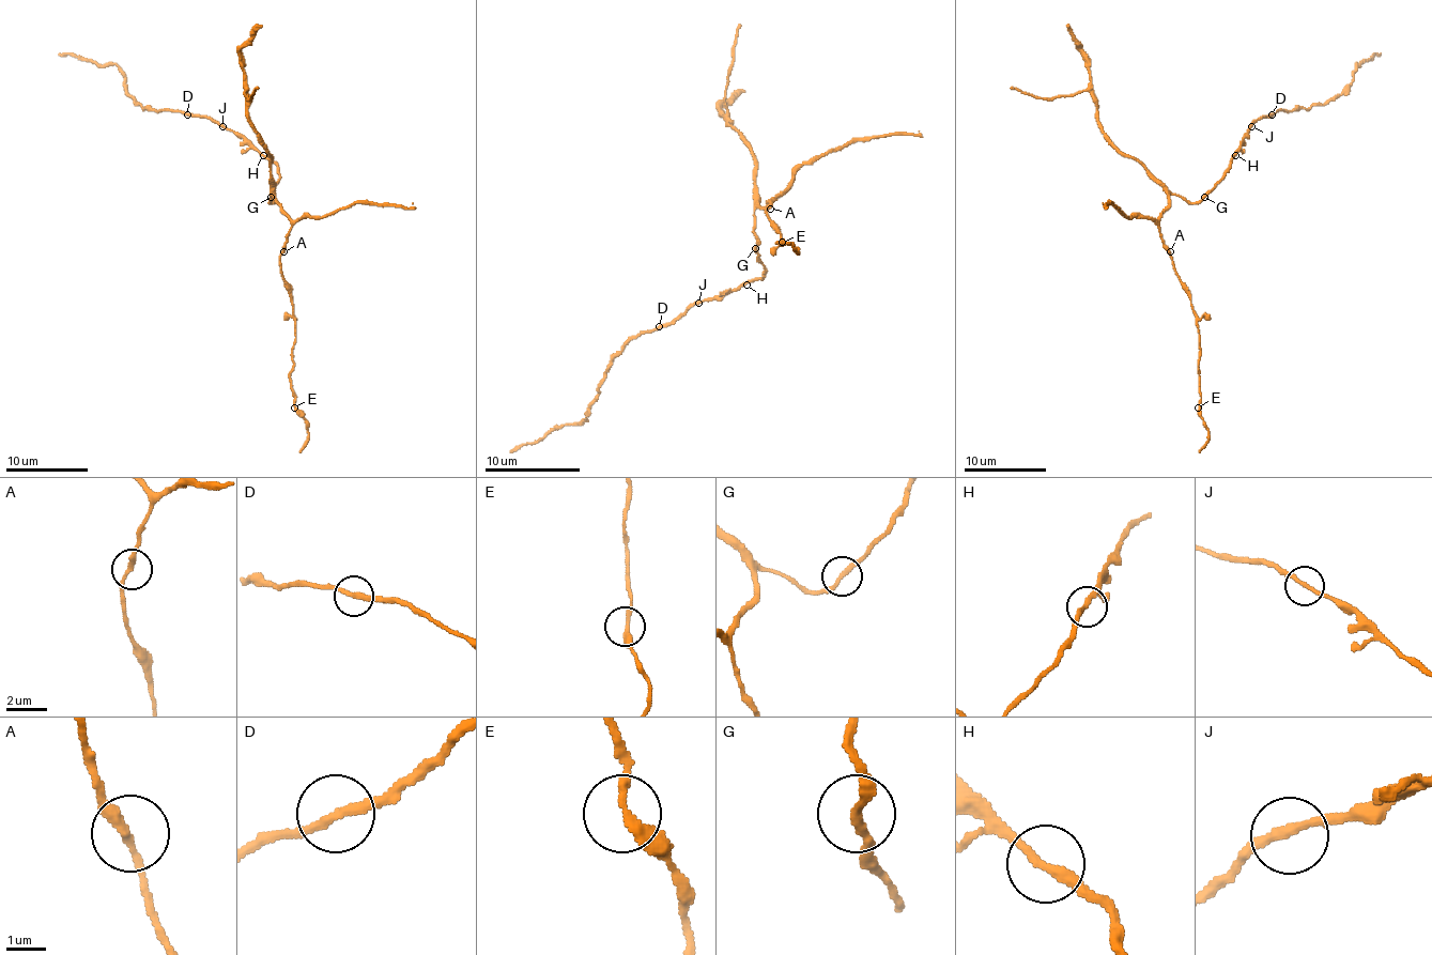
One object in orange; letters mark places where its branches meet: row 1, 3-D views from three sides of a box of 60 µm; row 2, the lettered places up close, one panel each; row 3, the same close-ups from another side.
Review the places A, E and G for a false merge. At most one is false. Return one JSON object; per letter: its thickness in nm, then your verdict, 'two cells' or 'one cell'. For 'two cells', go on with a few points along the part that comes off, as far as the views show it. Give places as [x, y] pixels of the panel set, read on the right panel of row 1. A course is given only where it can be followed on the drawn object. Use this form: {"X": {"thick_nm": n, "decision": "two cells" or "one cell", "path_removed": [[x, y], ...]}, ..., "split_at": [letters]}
{"A": {"thick_nm": 240, "decision": "one cell"}, "E": {"thick_nm": 240, "decision": "one cell"}, "G": {"thick_nm": 240, "decision": "one cell"}, "split_at": []}

